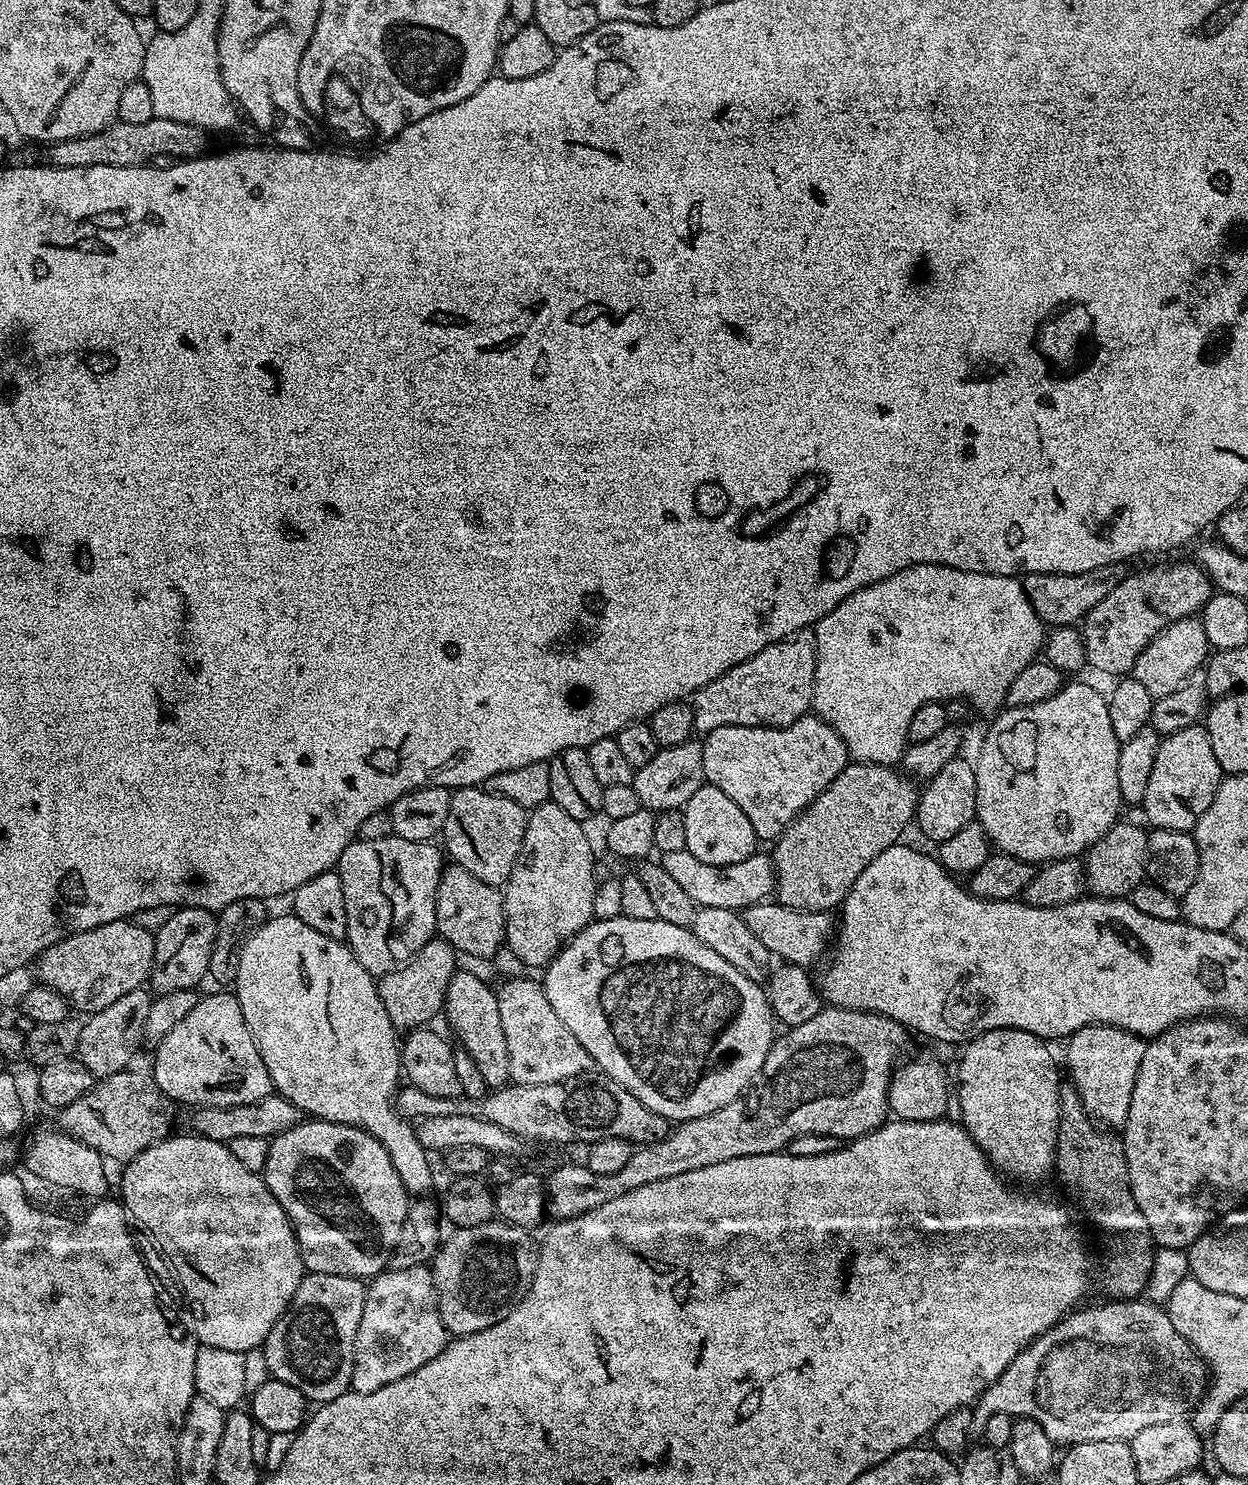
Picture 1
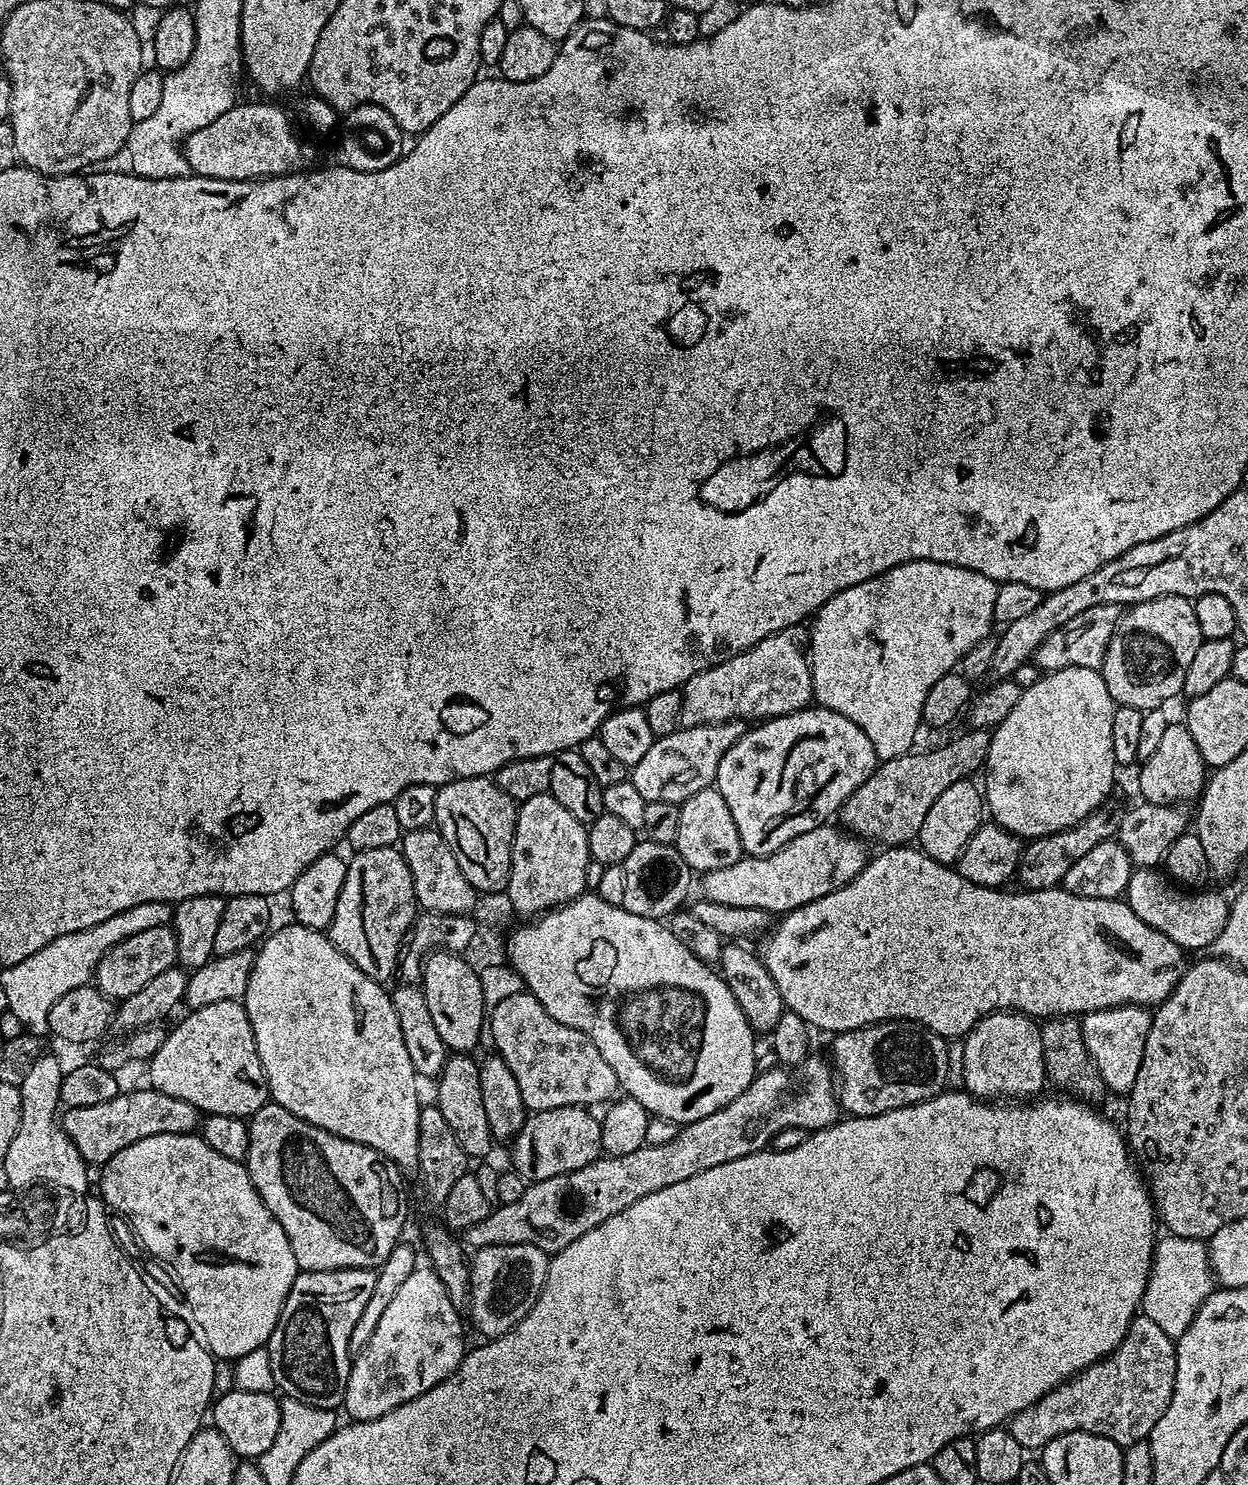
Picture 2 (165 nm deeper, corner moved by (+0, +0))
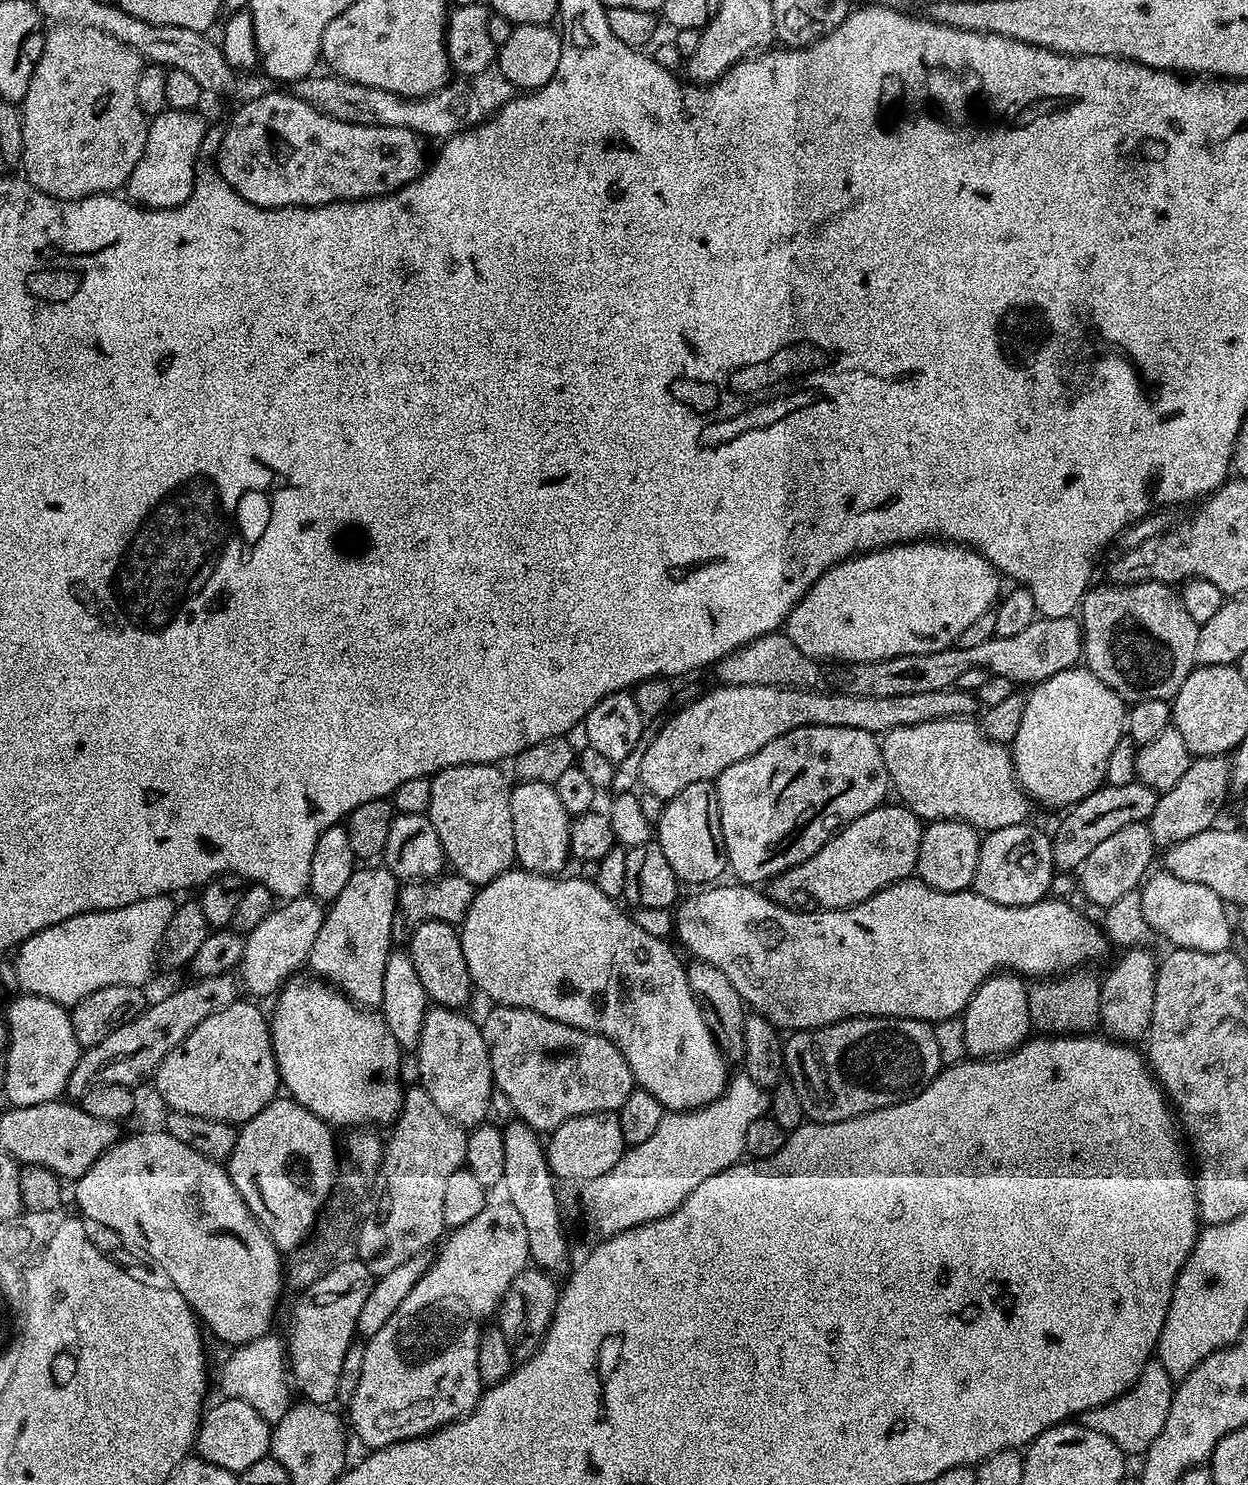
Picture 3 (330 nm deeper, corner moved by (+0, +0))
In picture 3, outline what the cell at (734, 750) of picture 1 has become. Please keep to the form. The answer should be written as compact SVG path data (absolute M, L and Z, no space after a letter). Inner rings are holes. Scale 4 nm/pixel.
M813 724L805 728L795 728L778 738L774 738L774 742L770 742L766 746L762 746L762 750L750 754L750 758L742 758L742 762L734 762L734 766L722 770L722 774L716 777L714 783L720 821L722 822L722 838L728 855L728 867L731 875L736 875L737 877L733 877L744 886L763 885L765 882L773 880L778 874L806 862L806 858L810 858L818 850L822 850L822 846L827 840L850 822L854 822L854 818L862 818L862 814L879 808L881 804L885 803L887 796L884 795L890 792L888 771L880 753L880 740L873 733L866 730L843 728L842 726L814 726Z

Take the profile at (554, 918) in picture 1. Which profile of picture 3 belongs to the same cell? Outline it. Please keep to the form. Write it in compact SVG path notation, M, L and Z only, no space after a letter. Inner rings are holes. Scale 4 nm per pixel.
M520 782L512 788L510 814L514 822L516 864L523 871L556 876L570 861L570 813L562 806L555 787L542 782Z

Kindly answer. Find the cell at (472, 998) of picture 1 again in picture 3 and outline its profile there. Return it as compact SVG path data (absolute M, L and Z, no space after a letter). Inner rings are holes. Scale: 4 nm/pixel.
M523 1122L515 1123L503 1129L506 1170L502 1188L508 1191L507 1203L512 1204L518 1214L522 1214L522 1226L526 1226L528 1231L531 1263L549 1274L556 1274L568 1256L568 1236L560 1221L560 1200L556 1197L558 1184L548 1165L545 1145L536 1129Z

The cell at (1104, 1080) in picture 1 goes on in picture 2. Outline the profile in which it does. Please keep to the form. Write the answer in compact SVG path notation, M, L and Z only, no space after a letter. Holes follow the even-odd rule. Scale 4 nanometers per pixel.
M1134 1004L1089 1012L1083 1017L1080 1029L1086 1042L1086 1050L1092 1056L1097 1076L1109 1093L1131 1093L1134 1078L1138 1078L1138 1066L1142 1066L1146 1034L1150 1034L1151 1025L1152 1012L1147 1007Z

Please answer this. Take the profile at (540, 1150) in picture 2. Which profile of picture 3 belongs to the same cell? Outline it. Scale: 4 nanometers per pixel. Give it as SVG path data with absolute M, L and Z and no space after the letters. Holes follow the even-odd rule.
M591 1112L585 1116L575 1116L558 1125L546 1140L548 1165L553 1177L560 1182L587 1182L594 1178L602 1178L602 1174L614 1170L625 1151L622 1126L616 1112Z

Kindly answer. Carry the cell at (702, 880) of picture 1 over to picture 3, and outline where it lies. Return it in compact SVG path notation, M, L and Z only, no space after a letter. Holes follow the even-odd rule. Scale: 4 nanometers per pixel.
M885 802L862 818L854 818L806 862L767 881L766 895L784 908L806 912L829 912L866 902L876 892L915 873L924 830L920 817L903 804Z

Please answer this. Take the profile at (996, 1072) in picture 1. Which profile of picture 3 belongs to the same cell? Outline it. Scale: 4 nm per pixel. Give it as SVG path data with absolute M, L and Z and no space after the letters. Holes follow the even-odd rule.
M1007 970L989 976L984 981L984 985L972 995L972 1001L962 1013L965 1024L965 1050L969 1057L999 1058L1015 1052L1029 1039L1033 1027L1028 990L1029 985L1019 975Z

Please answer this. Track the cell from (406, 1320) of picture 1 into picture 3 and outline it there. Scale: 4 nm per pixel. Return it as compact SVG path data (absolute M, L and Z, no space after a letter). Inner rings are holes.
M492 1202L484 1209L482 1219L466 1222L466 1226L459 1228L458 1236L464 1240L481 1236L484 1241L481 1244L455 1244L445 1239L439 1245L440 1257L431 1261L424 1277L412 1287L410 1294L406 1294L402 1306L390 1314L386 1326L367 1341L362 1378L358 1378L358 1390L354 1390L354 1398L346 1406L351 1431L356 1431L365 1449L385 1448L403 1440L427 1436L437 1428L464 1419L480 1403L480 1334L491 1321L488 1319L497 1315L508 1287L516 1281L516 1275L529 1267L528 1231L522 1226L522 1214L518 1214L512 1204Z

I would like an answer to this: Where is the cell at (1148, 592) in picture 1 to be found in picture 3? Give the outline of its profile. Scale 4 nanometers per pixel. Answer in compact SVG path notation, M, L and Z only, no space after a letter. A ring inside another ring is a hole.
M1067 616L1066 618L1050 618L1049 620L1038 618L1022 634L1014 634L1014 638L1002 638L996 636L993 639L982 642L982 646L962 648L953 646L943 648L937 652L926 654L906 654L895 656L889 660L875 660L874 662L821 662L815 656L802 654L798 646L794 646L791 635L783 631L768 632L765 636L759 636L757 640L751 640L749 644L741 644L736 651L717 660L714 665L717 685L725 684L775 684L777 688L809 688L812 692L837 692L838 694L850 694L858 698L894 698L898 694L927 694L930 690L946 690L955 685L966 670L983 668L985 672L1001 676L1011 680L1013 685L1028 684L1035 686L1040 681L1050 678L1067 668L1077 667L1081 663L1084 654L1084 629L1079 619Z

